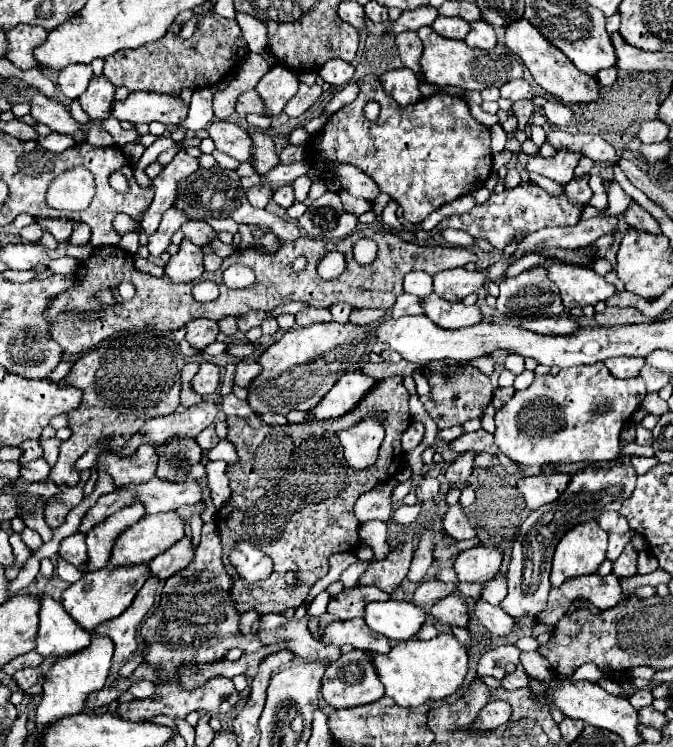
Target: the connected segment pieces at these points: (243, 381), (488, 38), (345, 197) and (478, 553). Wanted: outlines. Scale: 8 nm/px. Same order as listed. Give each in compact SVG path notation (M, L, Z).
M242 359L236 363L234 383L240 387L248 387L248 383L260 373L260 365L254 359Z
M478 19L478 21L470 23L470 31L468 31L468 35L466 35L464 41L466 41L468 47L490 49L490 47L496 45L496 35L494 35L492 25L488 25L482 19Z
M346 191L340 193L340 199L342 199L342 205L344 205L344 211L346 213L352 213L356 217L360 217L362 213L366 213L368 209L372 209L370 203L364 203L364 199L356 199L352 195L348 195Z
M490 545L490 547L474 547L466 549L456 557L454 569L458 575L458 581L470 581L470 583L486 583L490 581L498 567L502 563L502 553Z

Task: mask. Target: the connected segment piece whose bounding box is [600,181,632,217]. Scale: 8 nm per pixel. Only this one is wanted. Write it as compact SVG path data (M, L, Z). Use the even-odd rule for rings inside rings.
M613 181L608 191L608 209L601 217L610 217L610 215L620 215L629 207L632 199L622 190L622 188Z

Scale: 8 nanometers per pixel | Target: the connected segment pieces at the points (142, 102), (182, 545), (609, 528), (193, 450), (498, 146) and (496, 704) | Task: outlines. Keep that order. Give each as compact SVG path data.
M134 91L124 101L112 101L110 115L118 121L132 121L134 125L150 121L174 125L186 119L188 107L182 103L182 99L172 99L170 95L150 95L146 91Z
M184 535L176 545L172 545L168 551L164 551L156 559L152 559L148 567L154 575L158 575L158 579L168 579L190 563L190 559L194 557L194 549L196 547L192 545L192 537Z
M618 511L602 513L602 515L598 517L598 525L600 525L606 533L624 533L624 531L628 531L626 518L620 517Z
M172 437L162 445L154 447L158 457L156 477L172 483L188 481L188 471L192 465L200 463L202 449L192 437Z
M499 123L491 127L491 151L495 155L501 152L507 143L508 137Z
M492 701L484 707L484 711L480 711L478 721L474 725L478 725L480 731L482 729L492 729L492 727L498 727L498 725L506 723L510 719L510 713L512 713L510 705L506 705L504 701Z

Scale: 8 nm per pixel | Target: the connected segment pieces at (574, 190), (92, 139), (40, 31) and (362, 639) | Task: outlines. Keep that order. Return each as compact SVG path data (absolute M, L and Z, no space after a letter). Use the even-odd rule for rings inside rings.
M580 177L580 179L572 179L568 185L566 185L566 197L572 201L572 203L578 203L578 205L588 205L590 199L592 199L592 189L588 187L588 177Z
M92 127L90 133L88 133L88 139L86 139L86 141L92 143L92 145L96 145L96 147L110 147L110 145L114 145L112 135L106 133L106 131L100 129L100 127Z
M16 25L12 27L8 33L8 41L10 41L10 51L8 51L8 59L20 67L20 69L34 69L40 67L38 61L34 59L34 49L44 43L44 39L48 37L48 29L38 27L38 25Z
M362 617L328 623L322 631L322 643L334 645L334 647L342 647L348 643L356 649L376 651L376 653L388 653L392 647L390 639L380 635L380 633L370 631Z

